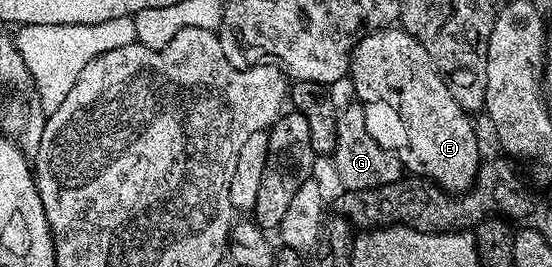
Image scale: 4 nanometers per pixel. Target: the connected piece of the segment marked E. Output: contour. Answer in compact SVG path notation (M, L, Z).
M400 27L367 34L353 49L348 76L353 77L356 100L365 107L371 139L394 153L410 174L431 180L448 193L464 193L473 186L483 154L470 114L455 103L431 55L416 37Z

